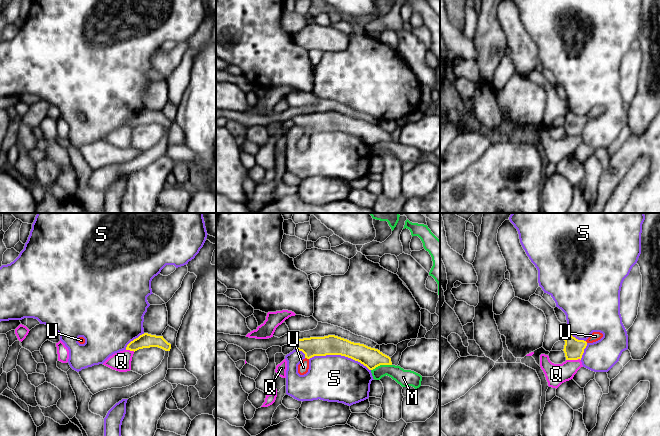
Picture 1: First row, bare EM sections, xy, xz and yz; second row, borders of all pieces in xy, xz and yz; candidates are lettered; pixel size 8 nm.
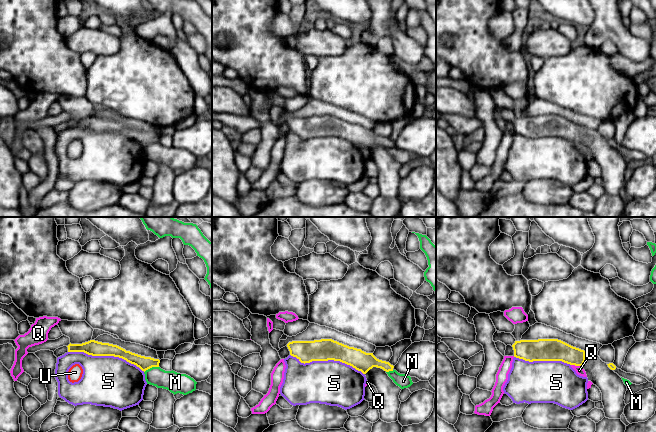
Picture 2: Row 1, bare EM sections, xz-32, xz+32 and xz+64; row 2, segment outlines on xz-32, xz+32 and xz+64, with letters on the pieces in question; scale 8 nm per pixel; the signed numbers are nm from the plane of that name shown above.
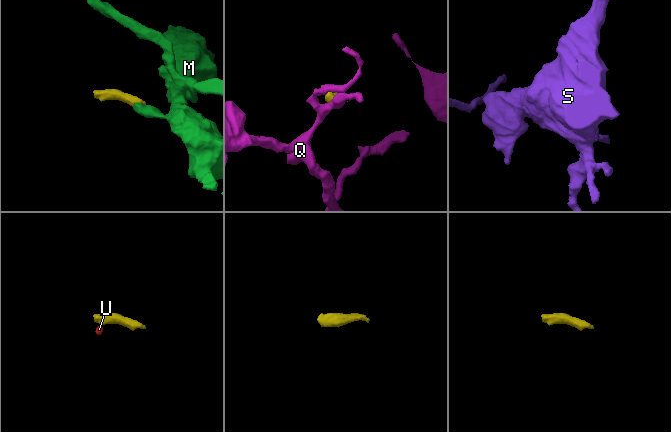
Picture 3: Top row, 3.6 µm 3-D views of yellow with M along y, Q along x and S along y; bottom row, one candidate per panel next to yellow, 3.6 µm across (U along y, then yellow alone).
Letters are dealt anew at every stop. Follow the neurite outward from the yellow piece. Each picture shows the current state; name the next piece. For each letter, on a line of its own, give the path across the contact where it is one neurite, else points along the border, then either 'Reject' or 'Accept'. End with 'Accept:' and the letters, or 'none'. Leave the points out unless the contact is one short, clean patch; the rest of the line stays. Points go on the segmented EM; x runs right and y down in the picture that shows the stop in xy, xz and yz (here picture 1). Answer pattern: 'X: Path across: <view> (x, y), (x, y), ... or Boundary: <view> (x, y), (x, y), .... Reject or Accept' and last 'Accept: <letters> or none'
M: Boundary: xz (391, 364), (380, 364), (371, 370). Reject
Q: Reject
S: Reject
U: Path across: xz (328, 345), (318, 346), (307, 358), (303, 367). Accept
Accept: U

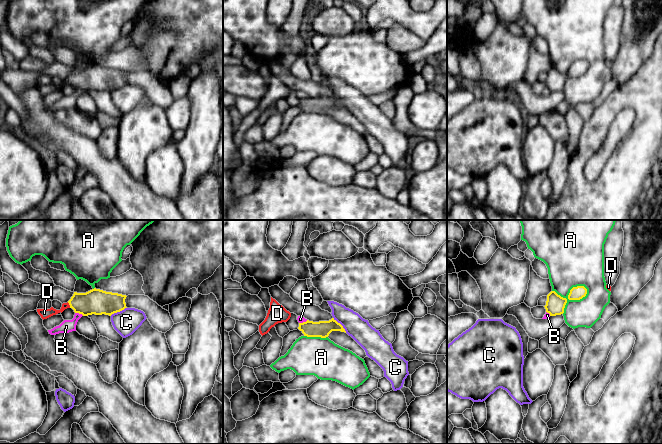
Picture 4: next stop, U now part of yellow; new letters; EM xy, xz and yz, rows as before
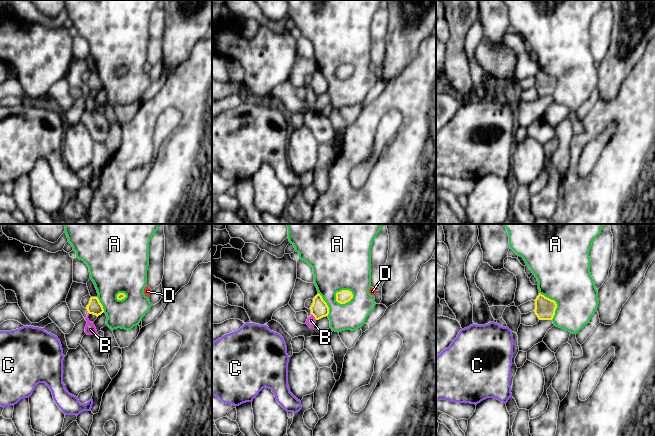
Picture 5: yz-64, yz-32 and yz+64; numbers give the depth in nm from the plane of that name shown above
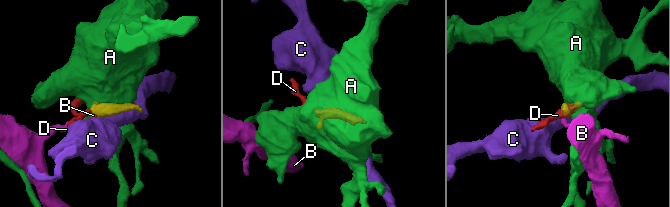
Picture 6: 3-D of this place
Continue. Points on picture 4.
A: Reject
B: Boundary: xy (75, 312), (83, 315). Reject
C: Reject
D: Path across: xy (96, 301), (69, 304), (59, 311), (44, 313). Accept
Accept: D

